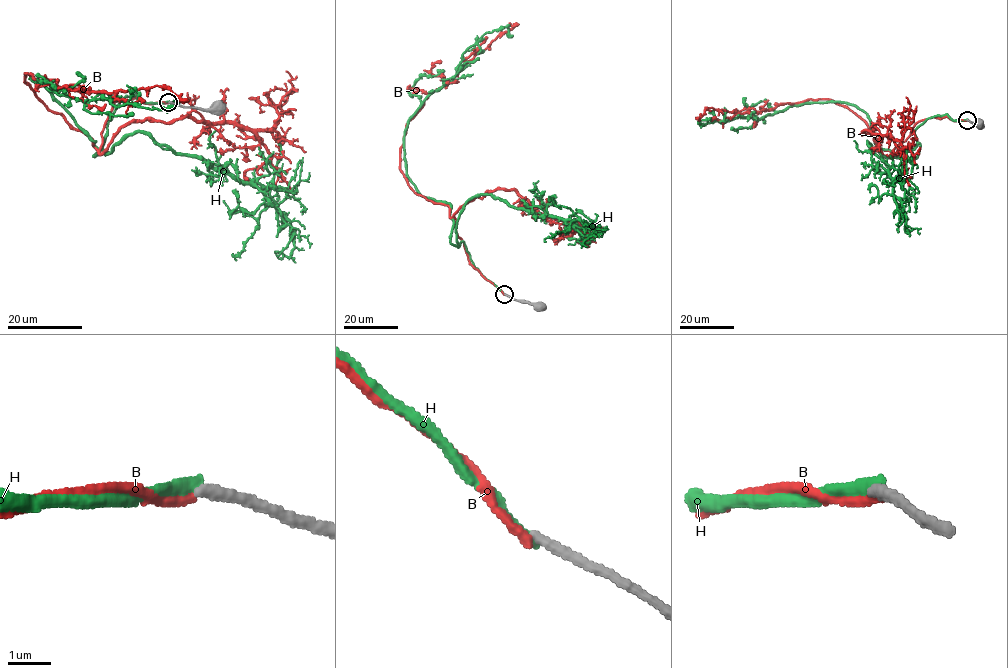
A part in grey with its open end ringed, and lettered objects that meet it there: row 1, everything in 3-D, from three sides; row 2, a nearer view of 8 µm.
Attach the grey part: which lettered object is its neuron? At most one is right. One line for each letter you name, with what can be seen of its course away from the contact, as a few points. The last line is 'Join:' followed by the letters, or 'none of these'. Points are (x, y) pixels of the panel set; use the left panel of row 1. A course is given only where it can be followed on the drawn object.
H: via (169, 102), (125, 96), (94, 156), (94, 142), (31, 77), (60, 94), (119, 106), (165, 109), (179, 99)
Join: H

